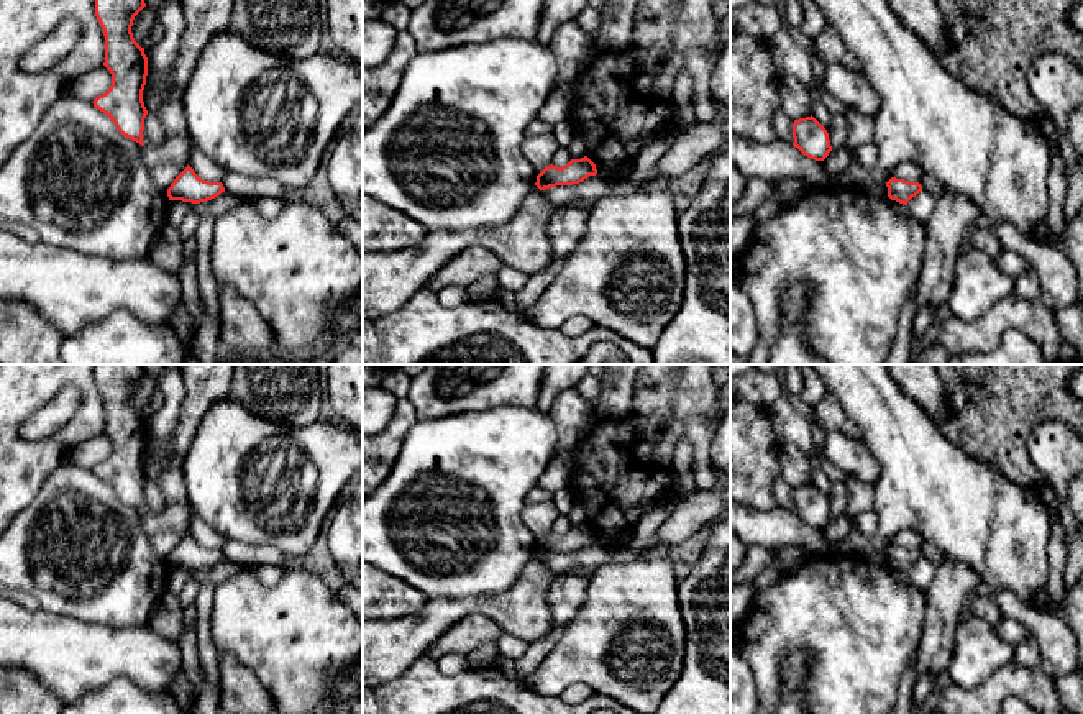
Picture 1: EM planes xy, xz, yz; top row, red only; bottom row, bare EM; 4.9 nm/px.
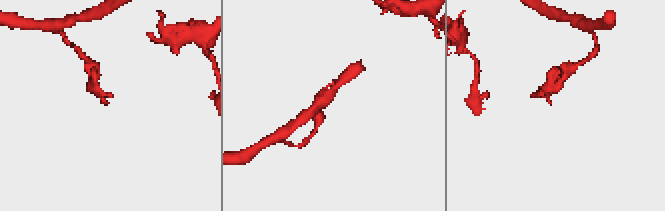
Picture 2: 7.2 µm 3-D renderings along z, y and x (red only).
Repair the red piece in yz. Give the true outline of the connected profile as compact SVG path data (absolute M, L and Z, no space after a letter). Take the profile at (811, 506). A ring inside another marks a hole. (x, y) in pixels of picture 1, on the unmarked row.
M812 483L794 487L793 506L793 514L811 527L824 529L832 519L827 497Z

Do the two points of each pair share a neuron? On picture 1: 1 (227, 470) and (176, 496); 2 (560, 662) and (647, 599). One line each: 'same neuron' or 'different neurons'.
1: different neurons
2: same neuron

